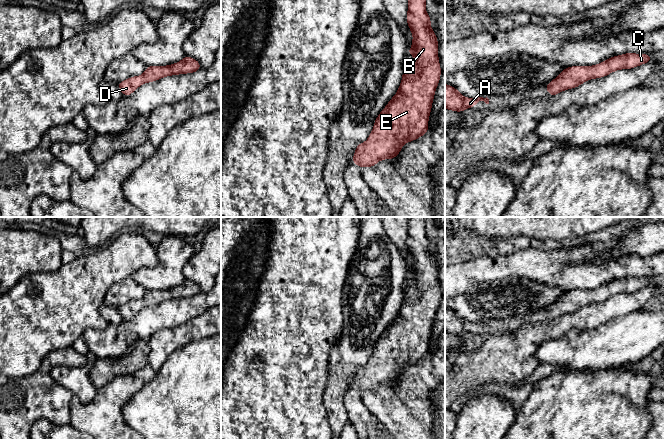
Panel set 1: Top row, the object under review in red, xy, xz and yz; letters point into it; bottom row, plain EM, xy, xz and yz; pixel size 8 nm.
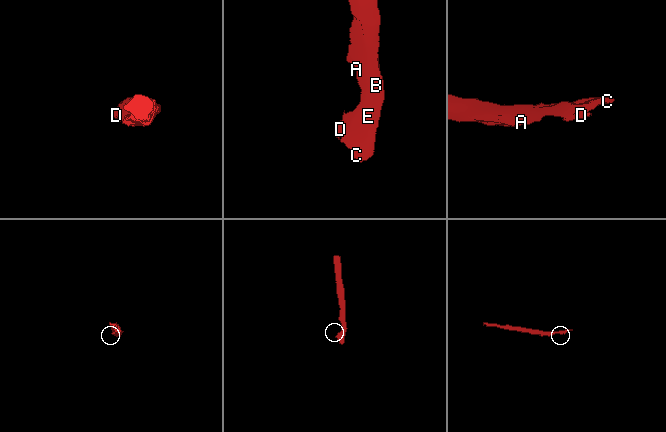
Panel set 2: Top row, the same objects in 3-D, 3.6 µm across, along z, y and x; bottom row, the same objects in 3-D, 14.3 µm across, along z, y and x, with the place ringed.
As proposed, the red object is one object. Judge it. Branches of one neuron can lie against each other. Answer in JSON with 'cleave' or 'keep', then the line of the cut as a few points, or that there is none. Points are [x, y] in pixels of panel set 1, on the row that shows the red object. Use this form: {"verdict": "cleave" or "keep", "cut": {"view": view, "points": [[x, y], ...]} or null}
{"verdict": "keep", "cut": null}

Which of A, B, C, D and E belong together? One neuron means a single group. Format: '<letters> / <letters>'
A B C D E

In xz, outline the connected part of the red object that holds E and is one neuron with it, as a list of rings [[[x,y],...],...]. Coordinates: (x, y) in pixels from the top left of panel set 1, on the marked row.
[[[408,0],[406,21],[413,34],[413,48],[407,47],[407,54],[412,54],[415,60],[403,67],[403,76],[396,95],[377,116],[368,139],[357,145],[352,163],[360,168],[374,167],[378,161],[394,159],[404,144],[415,141],[428,132],[428,119],[440,80],[441,67],[438,57],[438,39],[430,27],[431,18],[426,12],[425,3],[426,0]]]

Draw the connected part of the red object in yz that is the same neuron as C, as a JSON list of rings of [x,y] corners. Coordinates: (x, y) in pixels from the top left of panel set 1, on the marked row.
[[[629,52],[611,57],[593,66],[571,66],[564,68],[561,73],[545,87],[550,96],[573,89],[590,80],[605,77],[621,69],[632,69],[651,61],[649,54],[635,54]]]

